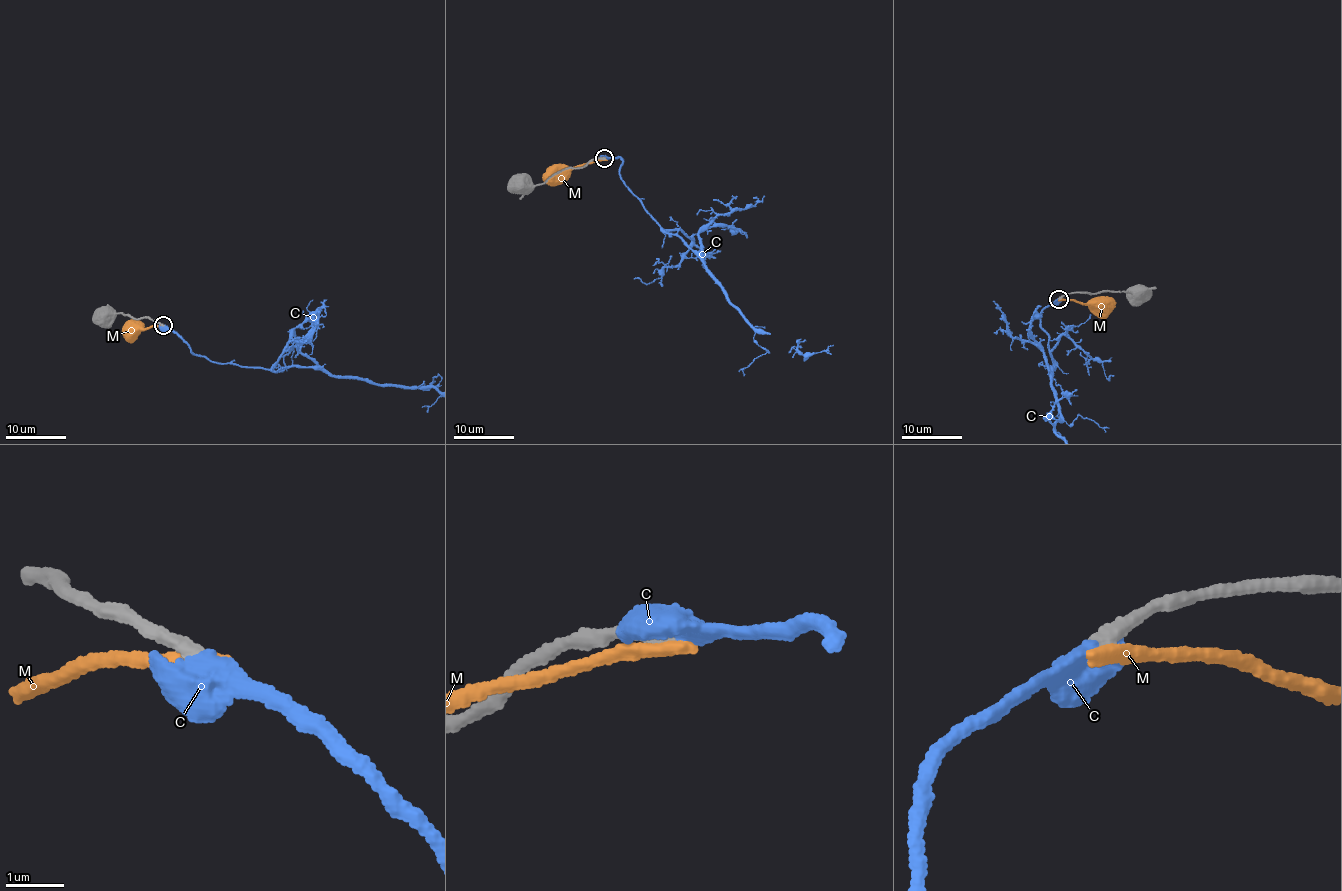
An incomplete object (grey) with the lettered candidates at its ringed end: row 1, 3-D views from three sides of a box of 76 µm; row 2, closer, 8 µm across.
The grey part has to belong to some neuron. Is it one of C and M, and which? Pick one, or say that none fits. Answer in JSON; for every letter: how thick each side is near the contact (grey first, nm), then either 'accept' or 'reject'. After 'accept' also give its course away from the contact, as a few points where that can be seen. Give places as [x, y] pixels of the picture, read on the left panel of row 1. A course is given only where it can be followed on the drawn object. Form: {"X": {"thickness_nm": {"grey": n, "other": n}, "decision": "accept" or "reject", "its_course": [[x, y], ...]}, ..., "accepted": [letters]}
{"C": {"thickness_nm": {"grey": 280, "other": 650}, "decision": "accept"}, "M": {"thickness_nm": {"grey": 300, "other": 300}, "decision": "reject"}, "accepted": ["C"]}

